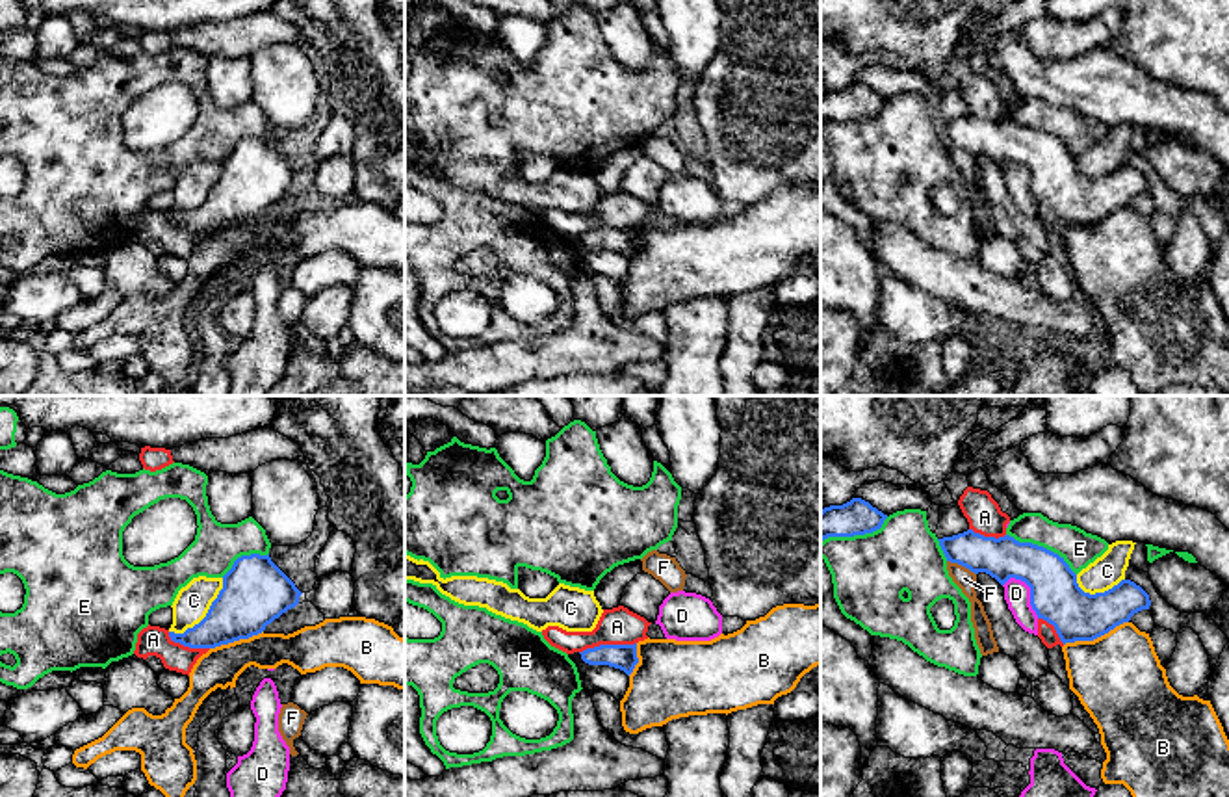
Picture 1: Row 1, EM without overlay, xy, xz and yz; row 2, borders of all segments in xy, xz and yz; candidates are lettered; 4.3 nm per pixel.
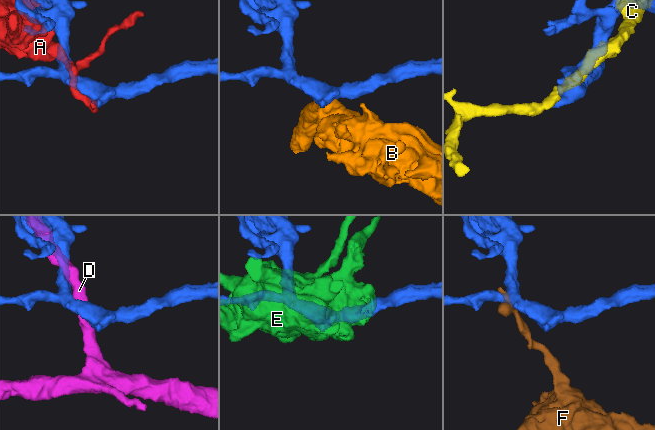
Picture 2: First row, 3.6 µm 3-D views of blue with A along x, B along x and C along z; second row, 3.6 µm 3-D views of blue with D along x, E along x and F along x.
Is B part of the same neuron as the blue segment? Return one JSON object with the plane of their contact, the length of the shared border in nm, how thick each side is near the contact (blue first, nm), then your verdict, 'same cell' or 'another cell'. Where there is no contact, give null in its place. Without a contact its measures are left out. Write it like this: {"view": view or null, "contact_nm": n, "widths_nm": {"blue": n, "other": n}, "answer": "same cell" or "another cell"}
{"view": "yz", "contact_nm": 300, "widths_nm": {"blue": 220, "other": 380}, "answer": "another cell"}

